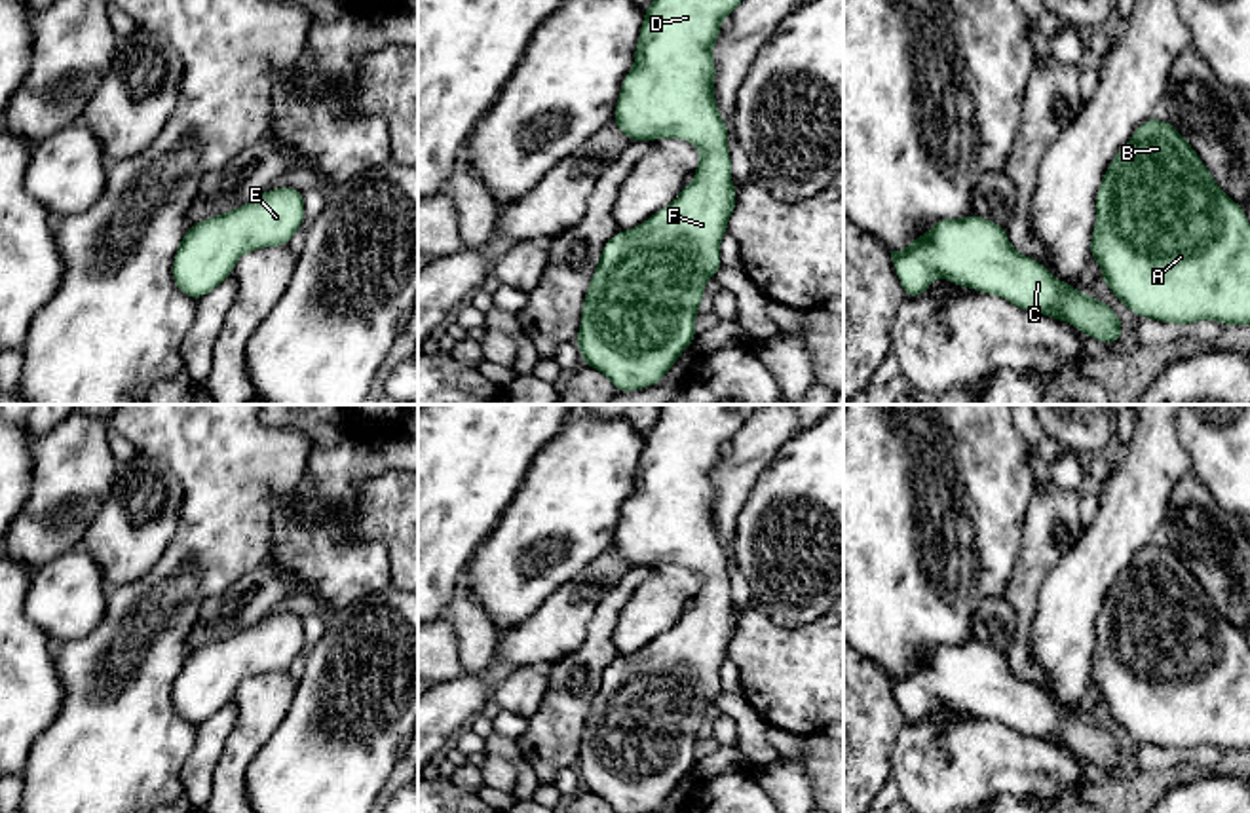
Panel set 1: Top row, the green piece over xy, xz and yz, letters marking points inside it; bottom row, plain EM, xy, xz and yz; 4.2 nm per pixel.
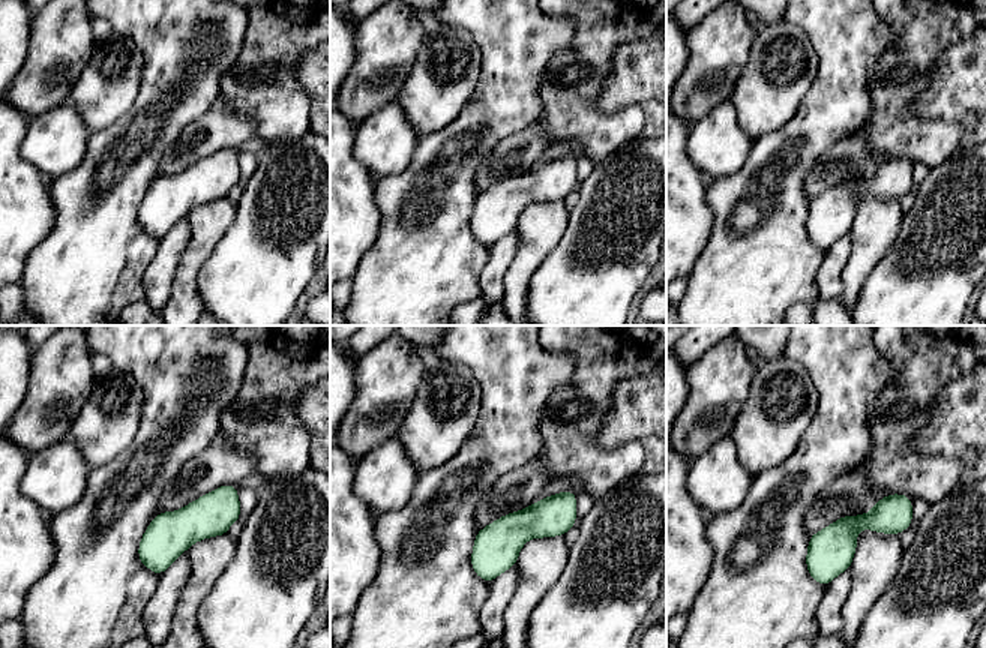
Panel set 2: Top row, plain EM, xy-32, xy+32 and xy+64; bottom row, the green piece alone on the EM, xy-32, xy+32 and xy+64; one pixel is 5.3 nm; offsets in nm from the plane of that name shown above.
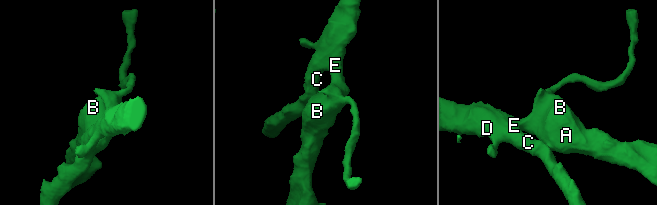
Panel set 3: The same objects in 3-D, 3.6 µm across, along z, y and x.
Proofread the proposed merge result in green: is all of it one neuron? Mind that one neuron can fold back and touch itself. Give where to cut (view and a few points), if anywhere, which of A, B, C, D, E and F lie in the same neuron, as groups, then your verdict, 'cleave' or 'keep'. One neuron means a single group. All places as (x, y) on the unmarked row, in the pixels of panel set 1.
no cut; A B C D E F; keep

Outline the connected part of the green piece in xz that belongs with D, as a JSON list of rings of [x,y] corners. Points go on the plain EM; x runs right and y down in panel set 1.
[[[663,405],[644,437],[634,490],[621,505],[612,547],[629,566],[665,562],[693,568],[699,591],[693,608],[674,627],[633,655],[619,655],[600,678],[581,733],[576,769],[583,790],[600,796],[614,813],[659,809],[680,779],[695,767],[697,731],[705,709],[722,693],[720,667],[737,621],[728,574],[729,551],[714,526],[712,471],[720,446],[733,439],[760,405]]]

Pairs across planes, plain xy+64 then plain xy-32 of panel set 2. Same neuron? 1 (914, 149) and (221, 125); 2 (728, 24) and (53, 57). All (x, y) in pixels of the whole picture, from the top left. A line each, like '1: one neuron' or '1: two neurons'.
1: two neurons
2: one neuron

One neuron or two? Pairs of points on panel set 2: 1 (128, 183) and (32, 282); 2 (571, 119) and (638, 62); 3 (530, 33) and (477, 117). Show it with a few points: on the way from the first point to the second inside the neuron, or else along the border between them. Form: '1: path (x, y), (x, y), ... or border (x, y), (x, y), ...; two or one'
1: path (104, 207), (56, 258); one
2: border (611, 63), (598, 96), (598, 107), (604, 113); two
3: path (515, 54), (509, 86), (499, 96); one

